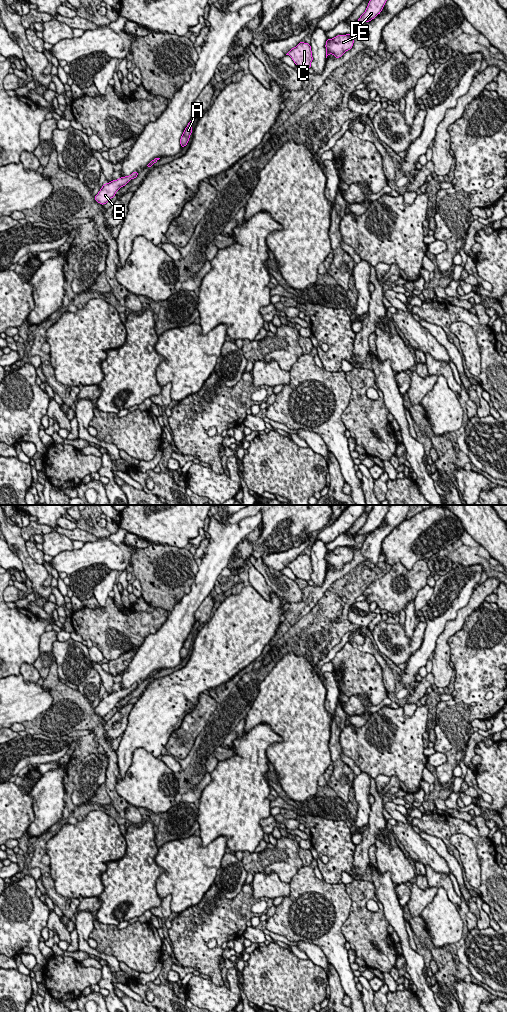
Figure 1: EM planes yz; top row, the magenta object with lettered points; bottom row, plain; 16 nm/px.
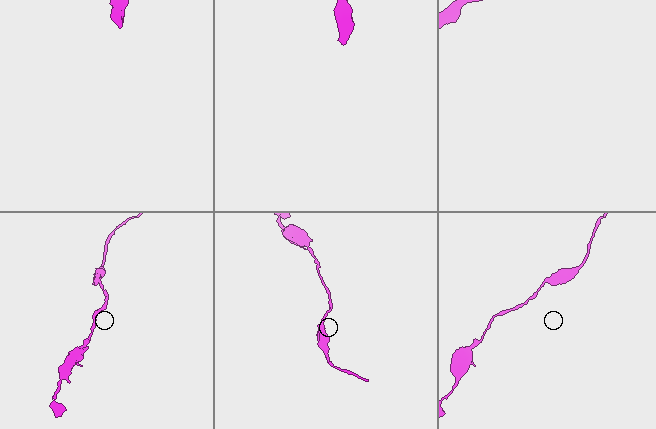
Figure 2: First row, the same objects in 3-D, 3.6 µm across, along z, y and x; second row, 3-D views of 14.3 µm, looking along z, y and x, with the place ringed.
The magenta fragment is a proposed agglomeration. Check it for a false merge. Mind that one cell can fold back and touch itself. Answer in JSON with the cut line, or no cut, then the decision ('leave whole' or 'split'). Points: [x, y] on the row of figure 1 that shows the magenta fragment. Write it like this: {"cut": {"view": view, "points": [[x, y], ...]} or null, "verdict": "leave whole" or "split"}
{"cut": null, "verdict": "leave whole"}

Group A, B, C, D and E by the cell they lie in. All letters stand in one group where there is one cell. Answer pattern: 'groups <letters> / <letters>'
groups A B C D E

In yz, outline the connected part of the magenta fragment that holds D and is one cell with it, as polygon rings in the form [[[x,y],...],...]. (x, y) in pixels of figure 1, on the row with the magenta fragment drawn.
[[[370,0],[365,12],[357,20],[358,23],[369,22],[381,13],[387,0]]]

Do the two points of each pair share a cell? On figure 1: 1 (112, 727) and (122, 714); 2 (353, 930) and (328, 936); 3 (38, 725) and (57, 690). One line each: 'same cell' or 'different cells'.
1: same cell
2: different cells
3: same cell

